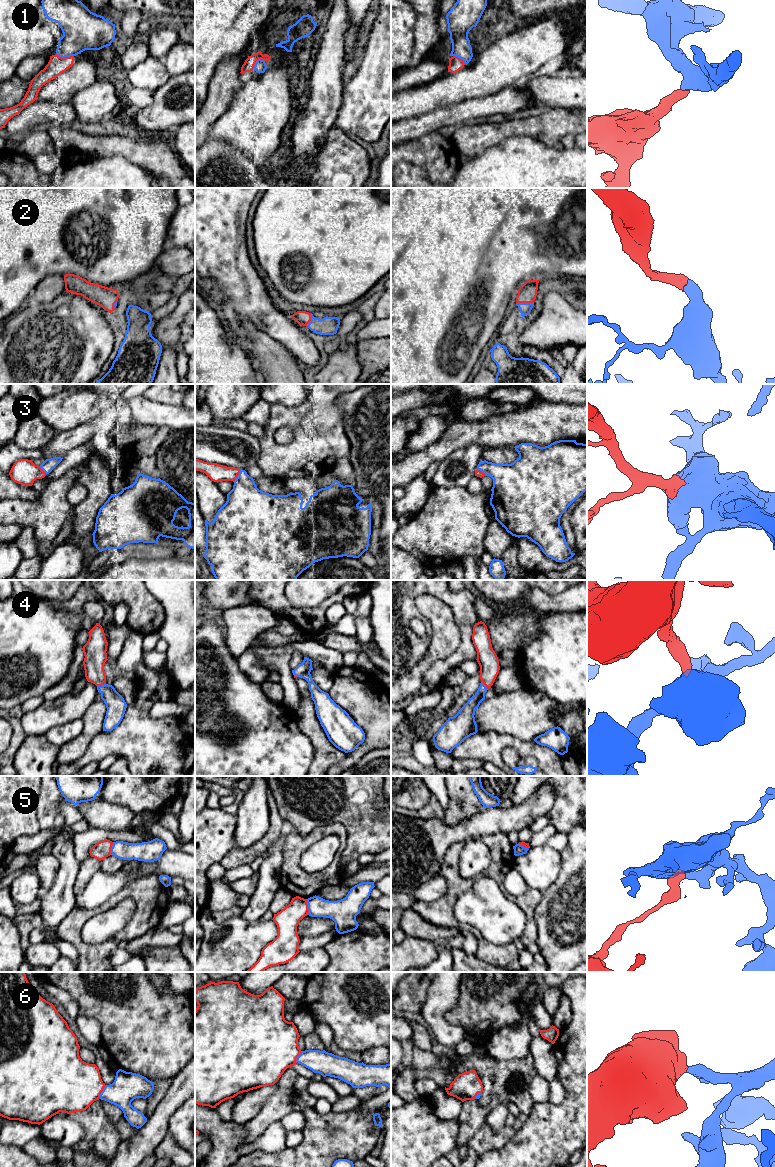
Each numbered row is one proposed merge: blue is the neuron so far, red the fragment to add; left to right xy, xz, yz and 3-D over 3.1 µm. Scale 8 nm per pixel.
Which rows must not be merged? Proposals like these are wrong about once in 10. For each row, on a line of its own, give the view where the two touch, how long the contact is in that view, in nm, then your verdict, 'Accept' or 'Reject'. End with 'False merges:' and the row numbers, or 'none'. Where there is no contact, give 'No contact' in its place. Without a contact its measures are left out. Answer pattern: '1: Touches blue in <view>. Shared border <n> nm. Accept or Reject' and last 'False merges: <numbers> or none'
1: Touches blue in xy. Shared border 150 nm. Accept
2: Touches blue in yz. Shared border 140 nm. Accept
3: Touches blue in xz. Shared border 110 nm. Accept
4: Touches blue in xy. Shared border 80 nm. Accept
5: Touches blue in xz. Shared border 130 nm. Reject
6: Touches blue in xy. Shared border 130 nm. Accept
False merges: 5

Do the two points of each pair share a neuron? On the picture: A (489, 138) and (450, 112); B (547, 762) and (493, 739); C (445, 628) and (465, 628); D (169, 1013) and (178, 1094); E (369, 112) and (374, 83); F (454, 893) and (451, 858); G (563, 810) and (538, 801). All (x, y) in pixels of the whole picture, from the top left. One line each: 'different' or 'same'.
A: different
B: same
C: different
D: different
E: same
F: same
G: different

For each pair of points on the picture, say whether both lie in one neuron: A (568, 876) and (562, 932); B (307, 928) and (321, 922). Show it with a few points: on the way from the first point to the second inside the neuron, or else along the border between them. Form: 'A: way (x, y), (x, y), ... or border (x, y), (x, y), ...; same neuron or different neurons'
A: way (568, 890), (568, 918); same neuron
B: way (310, 927), (318, 925); same neuron

